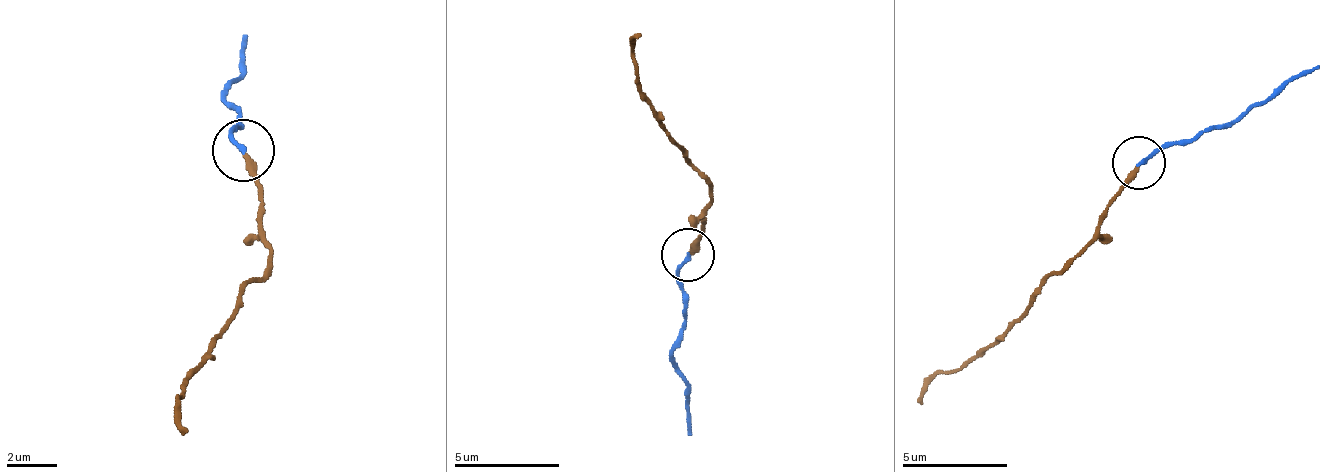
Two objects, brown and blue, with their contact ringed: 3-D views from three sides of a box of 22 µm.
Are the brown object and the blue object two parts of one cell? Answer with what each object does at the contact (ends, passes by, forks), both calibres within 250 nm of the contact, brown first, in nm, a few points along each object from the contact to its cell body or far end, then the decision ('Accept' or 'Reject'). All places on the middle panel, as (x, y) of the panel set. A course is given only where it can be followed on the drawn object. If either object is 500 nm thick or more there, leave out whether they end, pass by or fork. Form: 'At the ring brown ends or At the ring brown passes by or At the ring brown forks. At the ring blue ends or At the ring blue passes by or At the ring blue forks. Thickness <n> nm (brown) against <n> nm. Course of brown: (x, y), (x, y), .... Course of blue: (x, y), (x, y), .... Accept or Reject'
At the ring brown ends. At the ring blue ends. Thickness 280 nm (brown) against 180 nm. Course of brown: (689, 253), (710, 184), (636, 78), (636, 52), (641, 36). Course of blue: (689, 253), (678, 269), (684, 327), (673, 354), (689, 433). Accept

